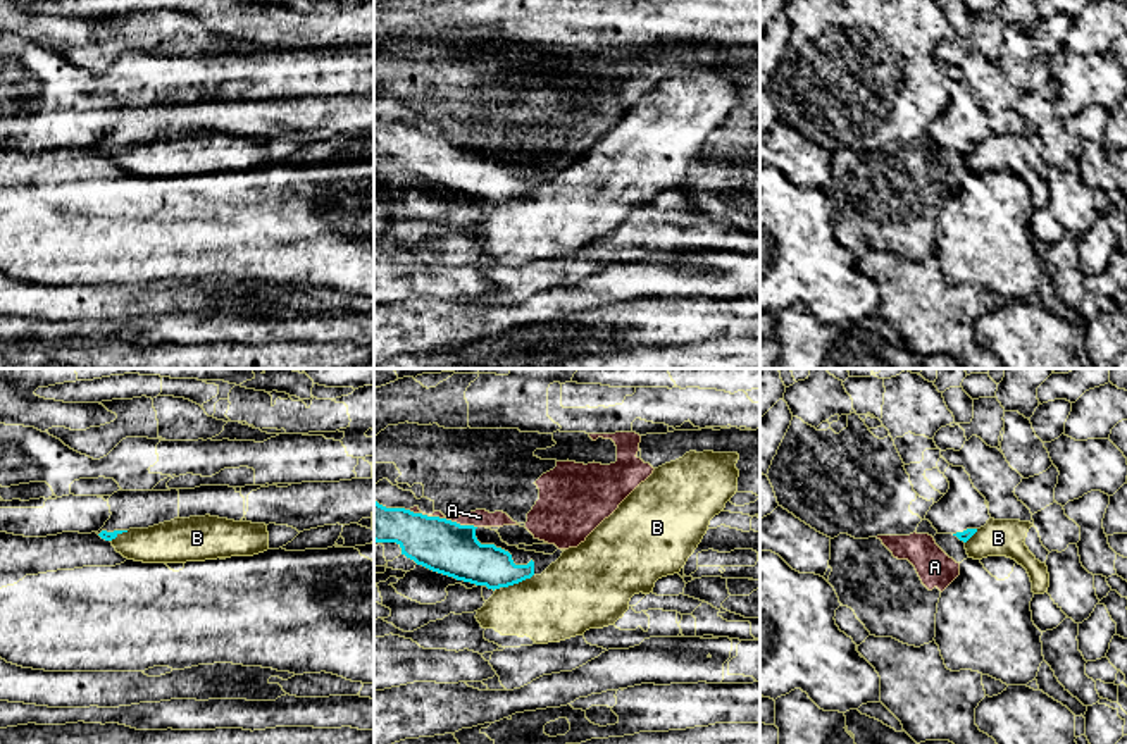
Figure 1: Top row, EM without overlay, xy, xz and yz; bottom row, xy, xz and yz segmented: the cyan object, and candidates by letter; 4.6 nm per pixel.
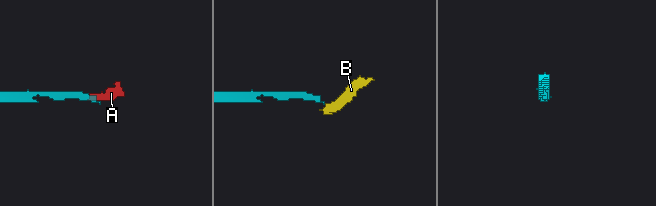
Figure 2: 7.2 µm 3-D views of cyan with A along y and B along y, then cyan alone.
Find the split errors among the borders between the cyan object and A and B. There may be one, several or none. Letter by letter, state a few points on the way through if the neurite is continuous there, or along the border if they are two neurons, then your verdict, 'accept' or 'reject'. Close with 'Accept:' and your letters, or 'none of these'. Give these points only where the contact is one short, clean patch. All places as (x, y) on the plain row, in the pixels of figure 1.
A: border xz (409, 124), (476, 142); reject
B: border xz (533, 188), (497, 204); reject
Accept: none of these

